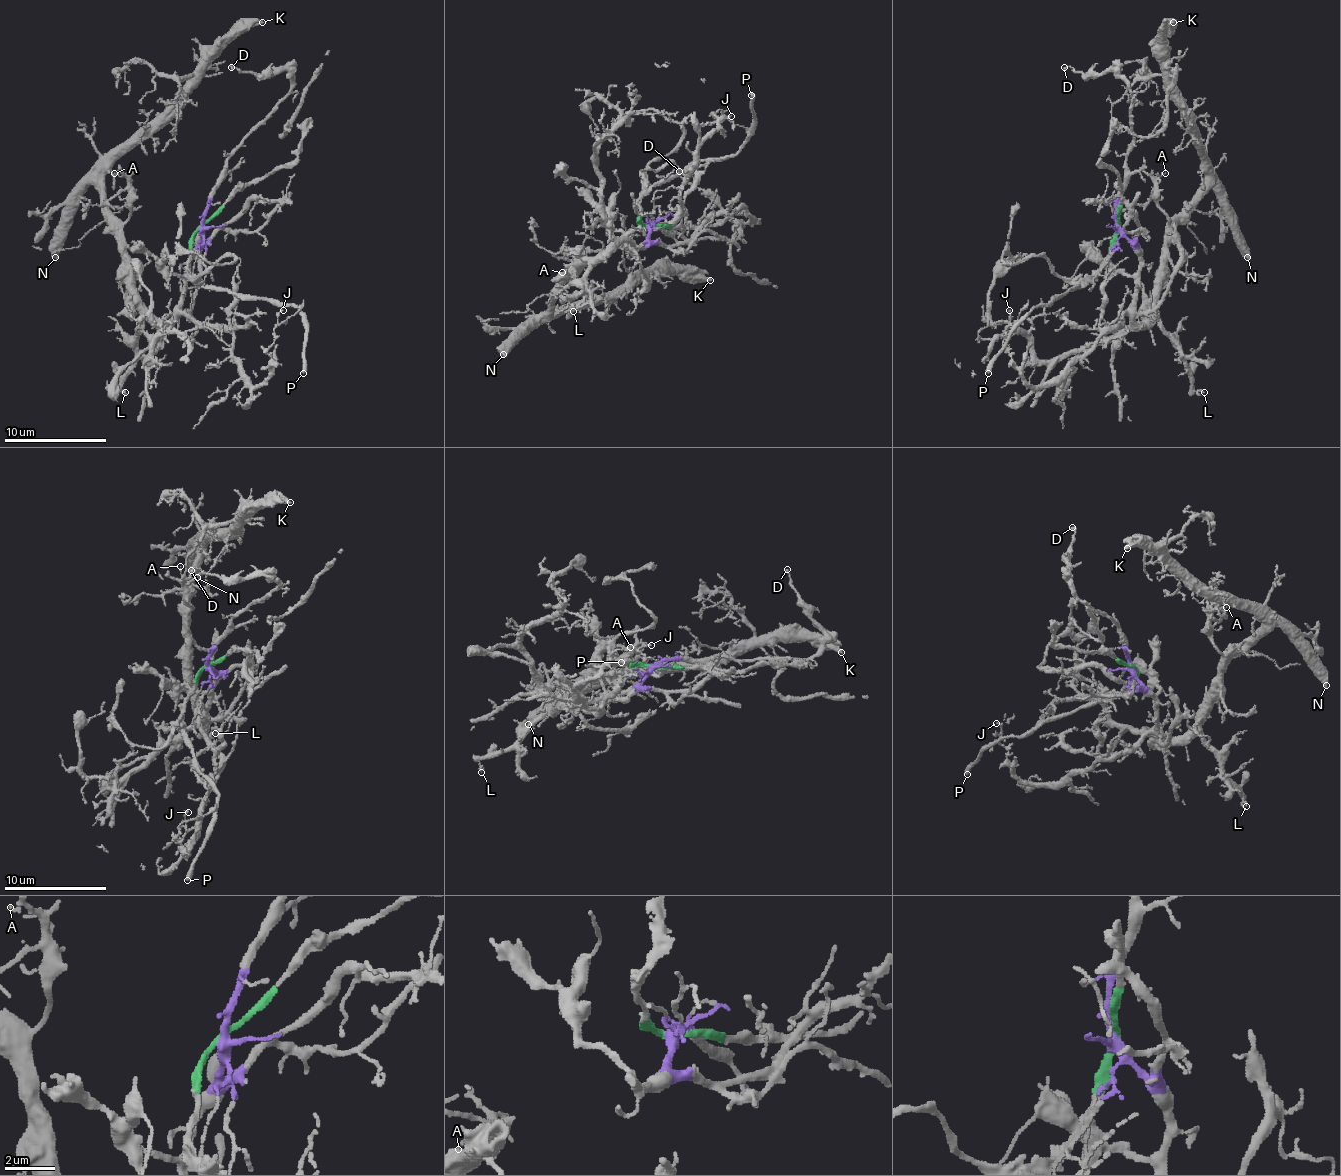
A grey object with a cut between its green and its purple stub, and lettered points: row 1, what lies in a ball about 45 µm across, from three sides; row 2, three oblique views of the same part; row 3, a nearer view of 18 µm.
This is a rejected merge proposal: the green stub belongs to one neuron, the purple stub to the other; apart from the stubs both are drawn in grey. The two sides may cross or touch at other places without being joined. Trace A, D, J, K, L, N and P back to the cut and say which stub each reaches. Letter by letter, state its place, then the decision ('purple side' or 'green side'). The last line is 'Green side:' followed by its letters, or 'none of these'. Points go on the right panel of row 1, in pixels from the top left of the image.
A: at (1165, 173); purple side
D: at (1064, 67); purple side
J: at (1009, 310); purple side
K: at (1173, 22); purple side
L: at (1204, 392); purple side
N: at (1247, 257); purple side
P: at (988, 373); green side
Green side: P

